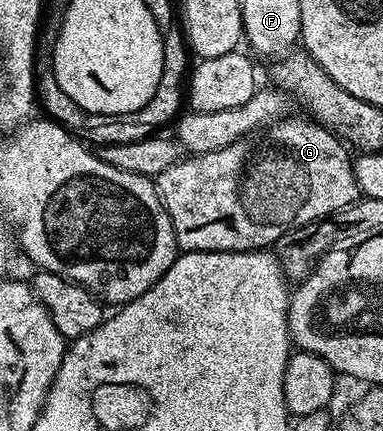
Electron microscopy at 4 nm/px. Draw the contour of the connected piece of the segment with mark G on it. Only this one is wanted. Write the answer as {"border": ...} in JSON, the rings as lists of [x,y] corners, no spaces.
{"border":[[[285,118],[276,124],[269,124],[267,128],[251,136],[244,136],[230,146],[222,146],[222,150],[214,150],[210,154],[201,156],[189,155],[187,158],[181,158],[174,166],[169,166],[167,170],[162,170],[162,174],[155,176],[156,192],[160,195],[160,201],[164,204],[166,214],[170,214],[170,222],[174,226],[176,235],[176,247],[180,252],[255,252],[264,250],[275,245],[276,241],[281,240],[287,232],[292,232],[295,228],[301,228],[307,224],[313,224],[316,220],[325,220],[338,210],[350,206],[355,200],[361,199],[362,193],[356,176],[352,172],[353,161],[350,156],[348,160],[349,149],[345,147],[340,137],[335,132],[328,131],[327,127],[319,122],[310,124],[306,120],[292,119]]]}

